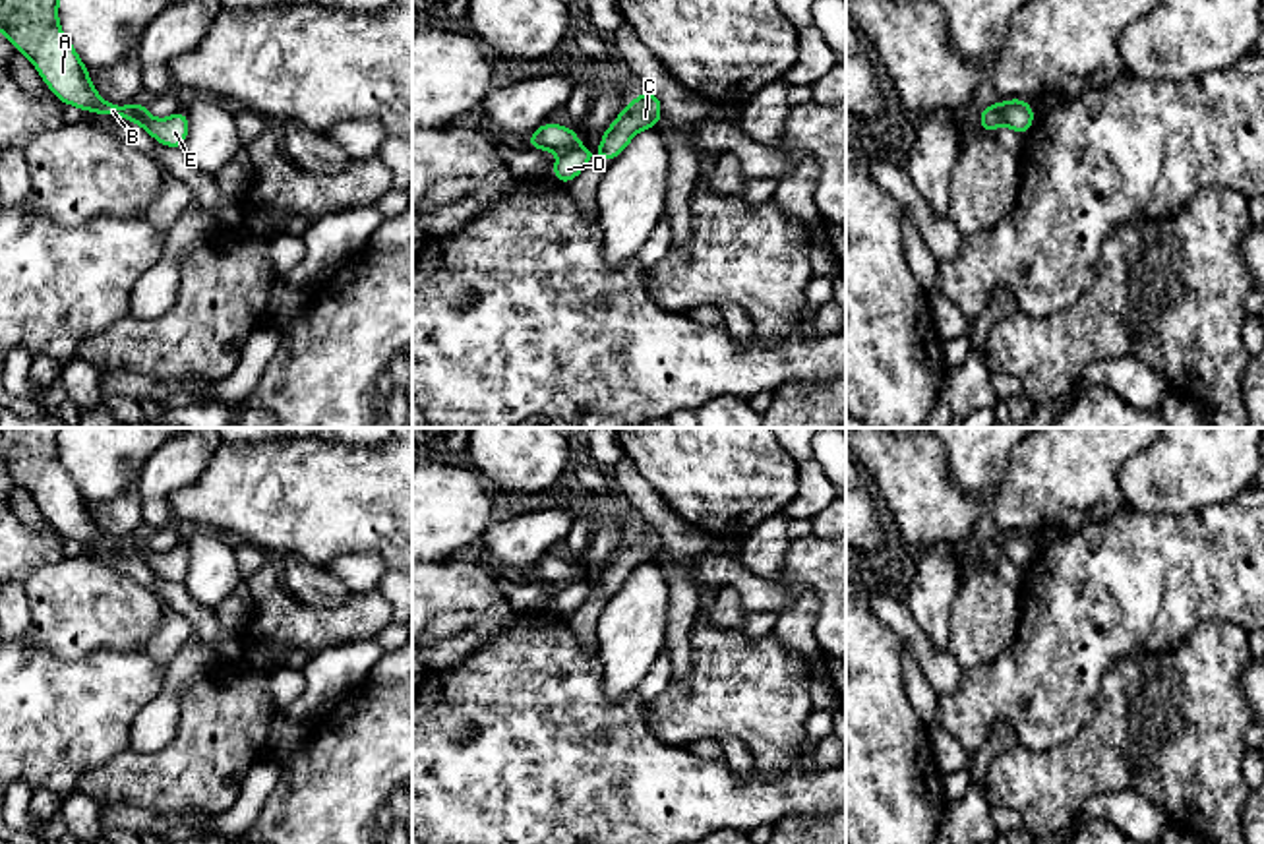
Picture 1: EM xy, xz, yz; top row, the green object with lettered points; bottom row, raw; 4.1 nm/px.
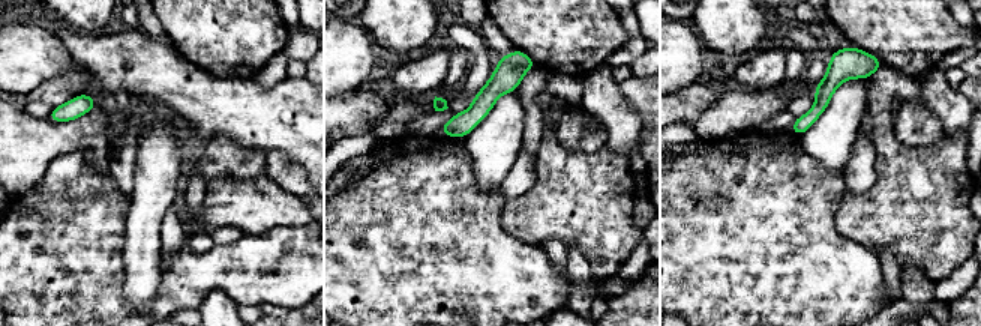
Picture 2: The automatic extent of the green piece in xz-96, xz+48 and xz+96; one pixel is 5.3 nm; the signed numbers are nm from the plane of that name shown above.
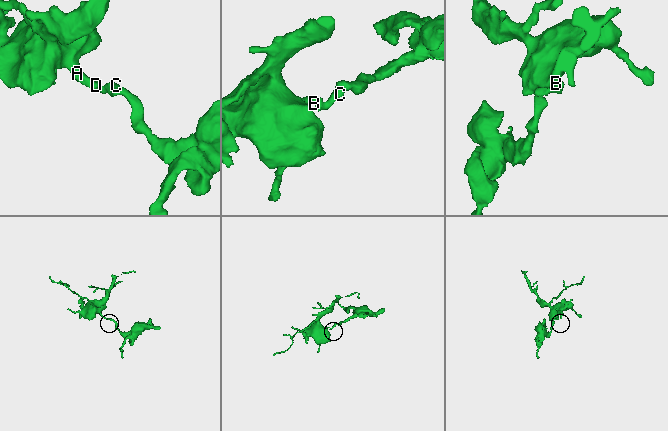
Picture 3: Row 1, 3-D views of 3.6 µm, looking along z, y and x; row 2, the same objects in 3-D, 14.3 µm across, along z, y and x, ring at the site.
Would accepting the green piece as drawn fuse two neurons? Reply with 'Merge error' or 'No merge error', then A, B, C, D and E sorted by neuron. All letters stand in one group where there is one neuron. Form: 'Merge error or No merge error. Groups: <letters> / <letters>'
Merge error. Groups: A B / C D E

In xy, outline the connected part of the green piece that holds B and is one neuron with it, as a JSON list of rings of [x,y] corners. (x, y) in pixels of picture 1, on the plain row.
[[[0,428],[0,465],[35,497],[58,534],[132,554],[130,540],[110,538],[97,528],[87,501],[58,461],[60,430]]]

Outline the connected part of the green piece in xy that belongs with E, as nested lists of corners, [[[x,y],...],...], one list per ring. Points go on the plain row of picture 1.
[[[143,532],[130,538],[132,556],[139,558],[149,569],[161,575],[166,581],[182,583],[186,569],[188,569],[188,550],[186,544],[178,544],[176,548],[168,550],[166,554],[153,552],[145,540]]]

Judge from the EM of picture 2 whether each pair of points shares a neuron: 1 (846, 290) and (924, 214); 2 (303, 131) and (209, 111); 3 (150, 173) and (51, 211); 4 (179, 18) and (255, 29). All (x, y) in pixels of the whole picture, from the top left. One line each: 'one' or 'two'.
1: two
2: one
3: two
4: one

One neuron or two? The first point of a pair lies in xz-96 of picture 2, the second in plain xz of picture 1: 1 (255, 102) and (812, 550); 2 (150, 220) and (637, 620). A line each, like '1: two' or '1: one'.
1: one
2: one

